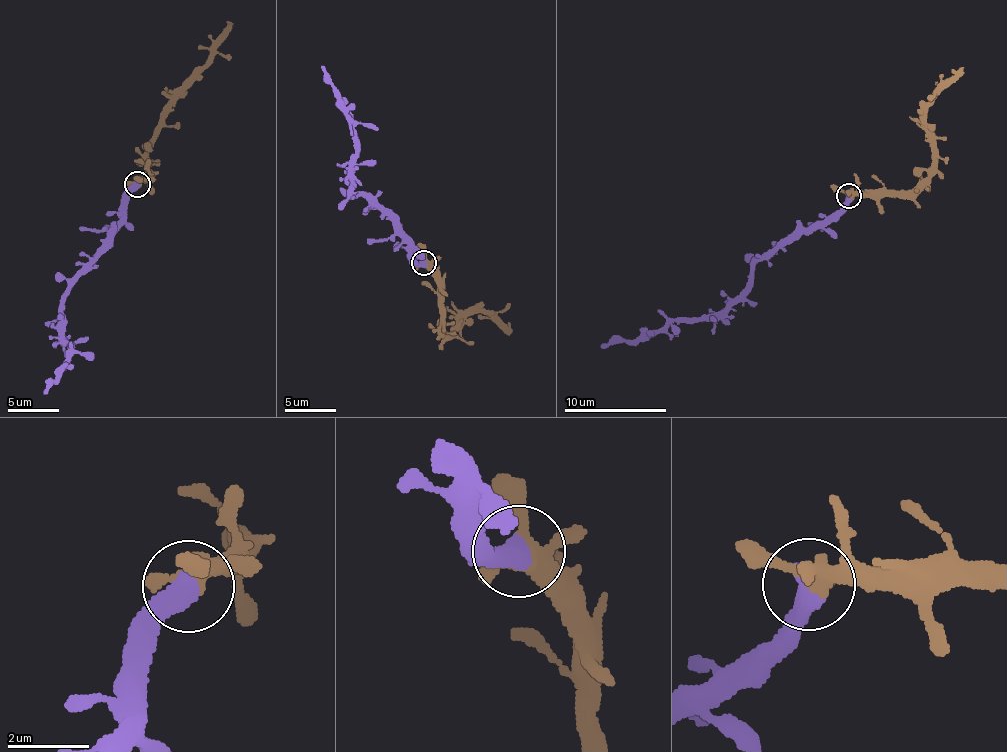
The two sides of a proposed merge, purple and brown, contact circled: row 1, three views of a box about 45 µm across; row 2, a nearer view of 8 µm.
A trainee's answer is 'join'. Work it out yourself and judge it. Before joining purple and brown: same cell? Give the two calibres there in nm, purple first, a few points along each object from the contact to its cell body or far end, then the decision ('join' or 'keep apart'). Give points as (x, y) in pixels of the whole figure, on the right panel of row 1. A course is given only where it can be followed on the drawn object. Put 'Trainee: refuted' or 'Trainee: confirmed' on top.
Trainee: confirmed
600 nm thick on the purple side, 360 nm on the other; purple runs (848, 195), (844, 206), (754, 265), (752, 279), (718, 313), (668, 322), (601, 348); brown runs (851, 195), (911, 191), (927, 177), (934, 141), (924, 119), (928, 100), (960, 68); join

